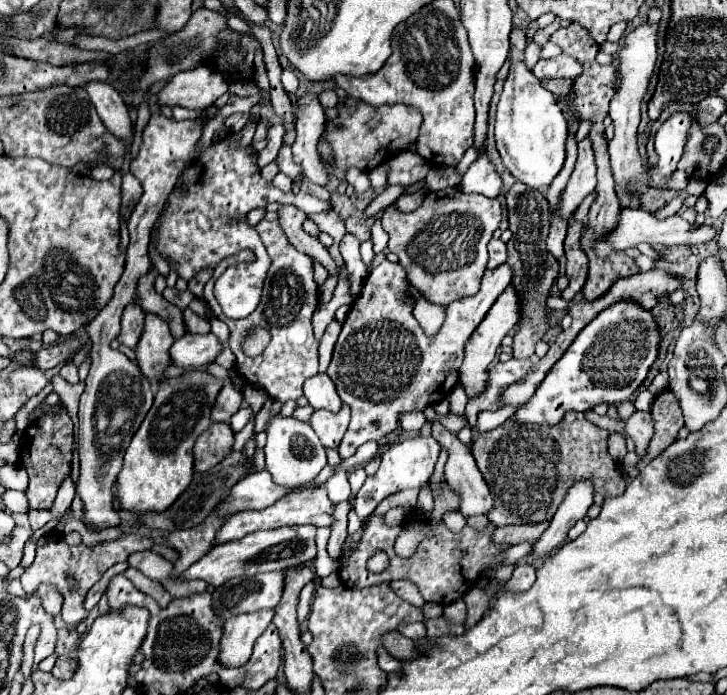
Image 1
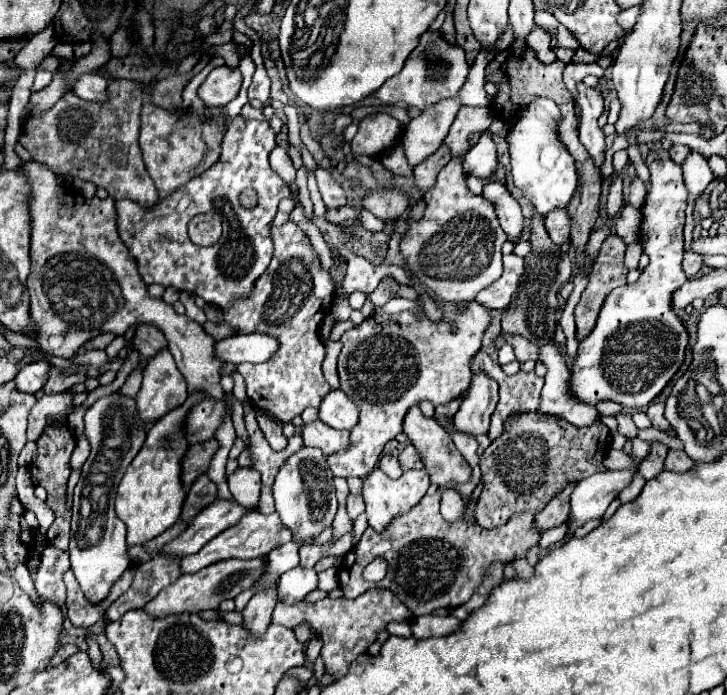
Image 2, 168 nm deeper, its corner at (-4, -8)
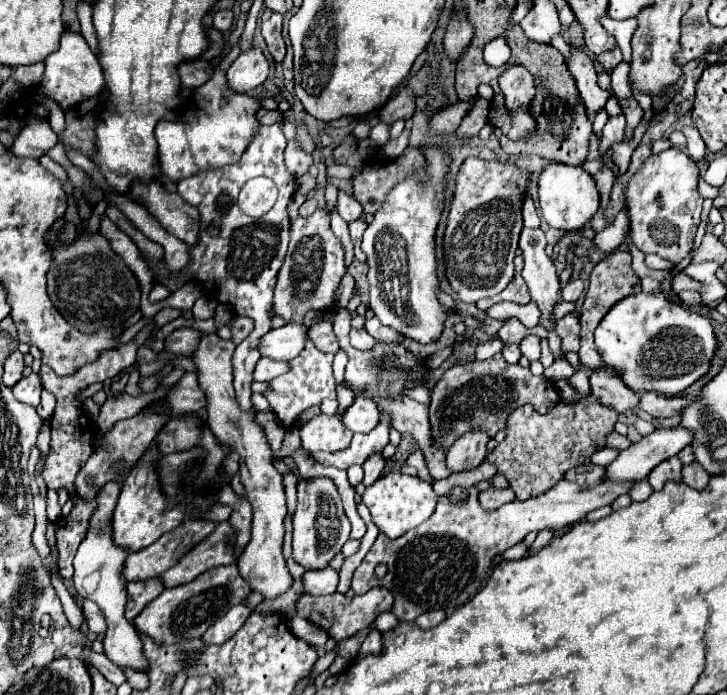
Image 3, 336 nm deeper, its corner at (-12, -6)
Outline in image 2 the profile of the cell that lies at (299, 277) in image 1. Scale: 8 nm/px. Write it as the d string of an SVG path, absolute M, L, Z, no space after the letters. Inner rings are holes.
M286 222L284 226L274 226L272 238L274 238L274 256L268 270L256 280L254 292L248 300L244 302L240 300L238 306L232 306L228 312L224 312L224 320L230 322L240 334L262 332L262 334L272 334L280 340L278 352L268 362L240 364L238 372L246 382L246 392L252 404L262 412L270 414L272 418L276 418L278 422L286 424L286 422L292 422L294 416L302 414L308 406L318 408L320 402L324 400L324 394L330 392L330 386L322 376L322 360L326 350L318 338L318 326L324 320L324 304L334 294L334 282L332 282L330 270L322 268L320 258L310 244L310 238L300 230L300 226L296 226L294 222Z

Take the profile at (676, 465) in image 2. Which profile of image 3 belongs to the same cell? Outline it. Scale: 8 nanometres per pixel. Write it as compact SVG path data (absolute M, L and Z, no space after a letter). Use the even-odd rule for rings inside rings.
M696 460L682 468L682 480L692 488L698 488L698 490L704 488L708 484L708 478L710 478L710 474Z

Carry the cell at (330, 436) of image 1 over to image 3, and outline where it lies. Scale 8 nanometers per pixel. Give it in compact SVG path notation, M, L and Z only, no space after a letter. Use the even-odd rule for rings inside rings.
M314 416L300 428L302 448L308 452L338 452L348 448L352 432L340 424L338 416Z

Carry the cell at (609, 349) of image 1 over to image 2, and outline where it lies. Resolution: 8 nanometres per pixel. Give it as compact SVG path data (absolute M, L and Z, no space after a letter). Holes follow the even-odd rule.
M656 160L648 166L650 186L646 188L640 238L644 238L644 252L650 256L648 268L634 284L620 286L608 294L604 306L598 314L594 330L578 346L578 356L572 366L572 392L578 400L596 404L598 400L614 400L624 408L644 408L648 406L674 378L674 374L684 364L684 352L688 348L688 332L682 318L672 310L672 294L686 282L682 272L682 230L684 230L684 210L688 192L682 180L682 168L674 160Z

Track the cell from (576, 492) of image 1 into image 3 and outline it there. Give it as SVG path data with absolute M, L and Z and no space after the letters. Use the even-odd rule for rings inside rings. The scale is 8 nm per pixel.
M678 426L670 430L654 430L640 442L632 444L628 450L622 450L616 462L608 464L604 480L618 484L644 480L654 466L658 466L662 460L676 456L690 442L692 432L686 428Z

